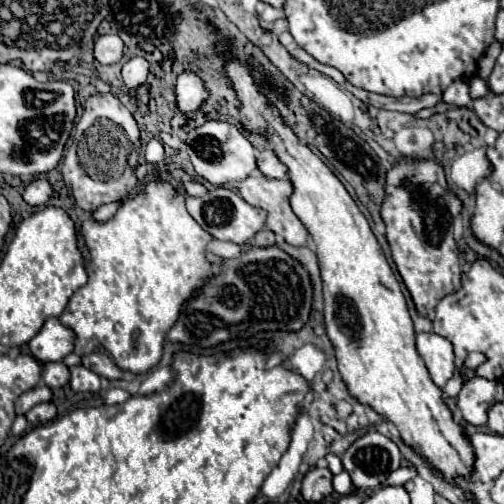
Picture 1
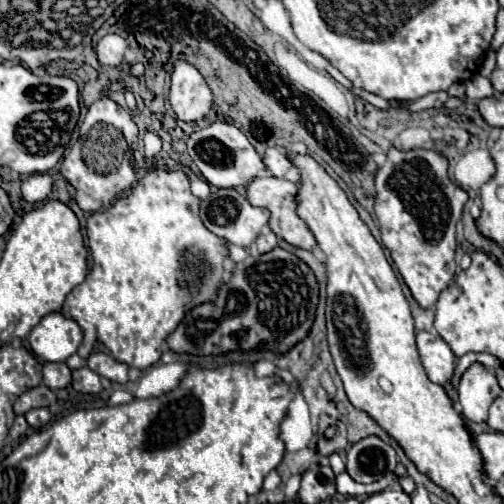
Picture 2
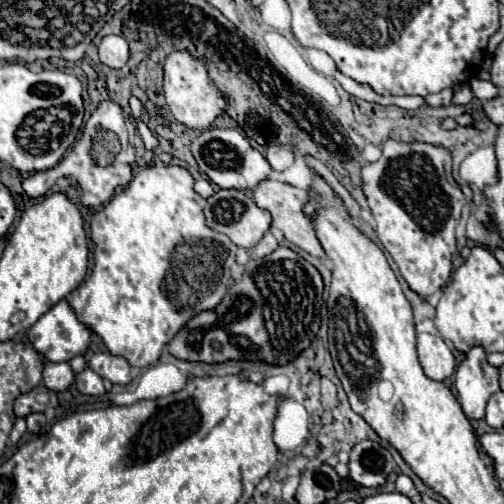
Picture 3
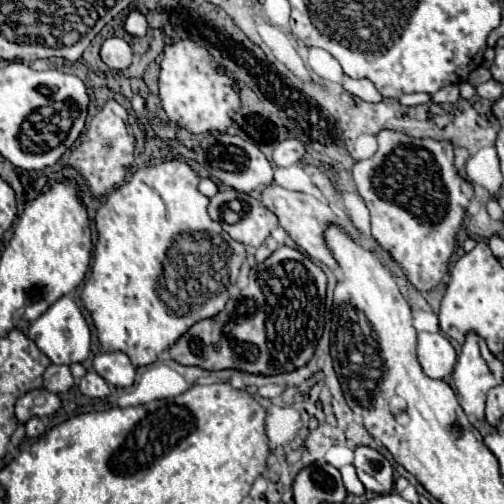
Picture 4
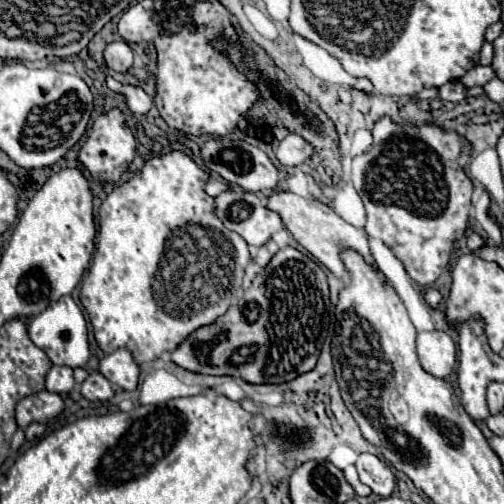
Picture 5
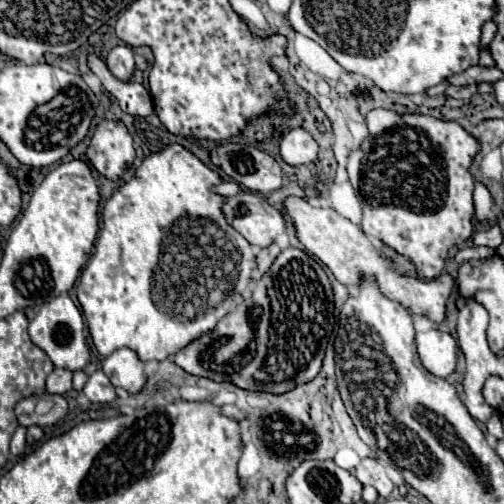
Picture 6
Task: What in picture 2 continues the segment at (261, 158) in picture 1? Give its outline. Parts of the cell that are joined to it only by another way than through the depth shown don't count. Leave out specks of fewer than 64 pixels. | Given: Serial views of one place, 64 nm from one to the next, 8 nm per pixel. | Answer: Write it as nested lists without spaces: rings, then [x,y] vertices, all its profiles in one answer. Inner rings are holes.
[[[268,148],[268,150],[264,152],[262,160],[264,160],[266,168],[270,170],[270,174],[276,176],[276,178],[282,178],[282,176],[288,172],[288,168],[292,166],[282,148]]]

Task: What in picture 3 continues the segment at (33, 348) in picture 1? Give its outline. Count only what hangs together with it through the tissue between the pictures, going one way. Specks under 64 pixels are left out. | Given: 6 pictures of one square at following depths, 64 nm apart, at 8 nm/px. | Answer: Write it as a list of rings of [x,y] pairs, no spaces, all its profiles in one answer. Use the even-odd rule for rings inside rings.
[[[58,302],[52,310],[48,310],[30,330],[28,330],[30,344],[48,360],[48,362],[68,362],[76,354],[84,354],[90,342],[90,332],[84,324],[78,322],[76,314],[70,310],[68,302]]]

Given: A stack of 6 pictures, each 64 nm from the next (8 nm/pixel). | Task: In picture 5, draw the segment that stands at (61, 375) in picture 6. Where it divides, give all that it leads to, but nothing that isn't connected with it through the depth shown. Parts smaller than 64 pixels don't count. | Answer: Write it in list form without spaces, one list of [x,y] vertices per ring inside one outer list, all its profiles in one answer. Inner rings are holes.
[[[52,366],[50,372],[46,374],[46,390],[56,392],[56,394],[64,394],[64,392],[70,392],[72,388],[74,388],[72,368],[68,368],[68,366]]]

